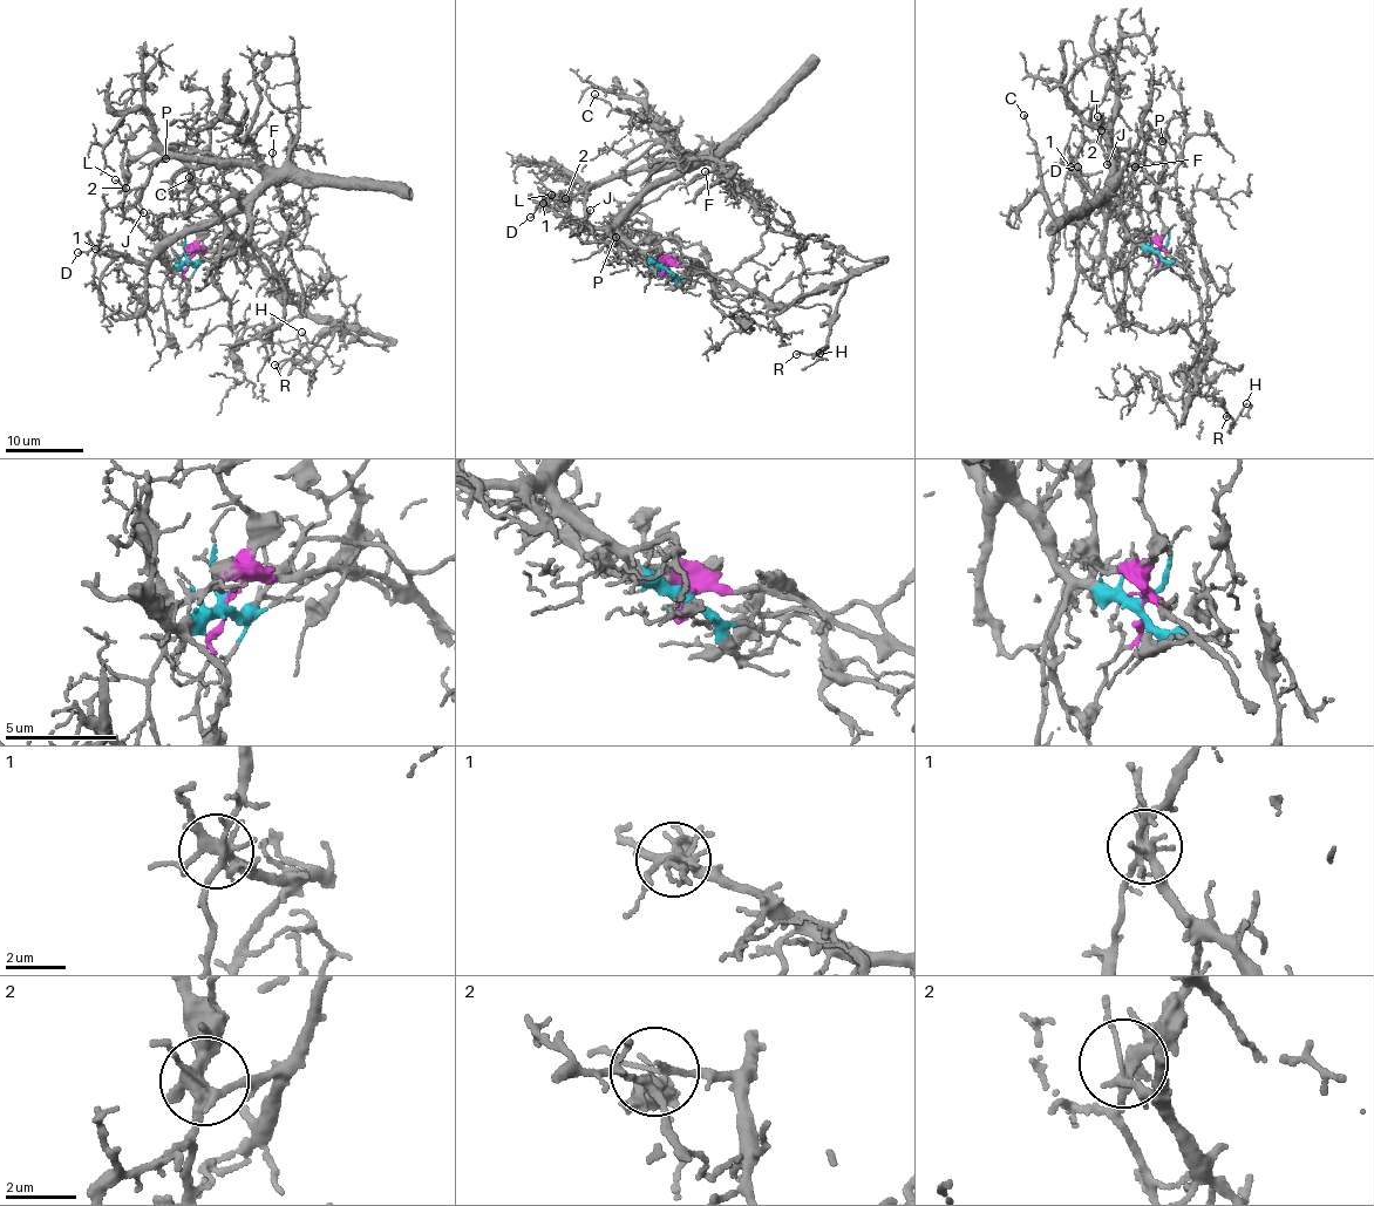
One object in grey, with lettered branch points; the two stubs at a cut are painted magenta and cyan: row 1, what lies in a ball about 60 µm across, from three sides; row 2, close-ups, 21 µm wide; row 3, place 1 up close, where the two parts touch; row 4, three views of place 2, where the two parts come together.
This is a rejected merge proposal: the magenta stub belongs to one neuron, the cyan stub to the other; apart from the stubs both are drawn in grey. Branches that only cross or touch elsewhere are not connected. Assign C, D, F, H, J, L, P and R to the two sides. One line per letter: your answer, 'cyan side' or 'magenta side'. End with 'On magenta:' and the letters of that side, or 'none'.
C: cyan side
D: cyan side
F: magenta side
H: magenta side
J: cyan side
L: cyan side
P: cyan side
R: magenta side
On magenta: F, H, R

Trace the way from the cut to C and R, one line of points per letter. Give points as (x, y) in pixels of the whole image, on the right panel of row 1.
C: (1161, 251), (1136, 244), (1104, 202), (1099, 200), (1077, 219), (1056, 218), (1025, 115)
R: (1161, 251), (1189, 273), (1198, 295), (1209, 351), (1195, 392), (1212, 396), (1235, 421), (1226, 416)

